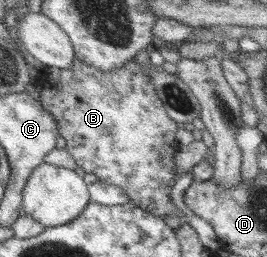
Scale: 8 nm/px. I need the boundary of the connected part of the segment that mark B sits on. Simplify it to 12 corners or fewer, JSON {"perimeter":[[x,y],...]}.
{"perimeter":[[136,60],[47,68],[39,101],[86,173],[159,217],[177,123]]}

